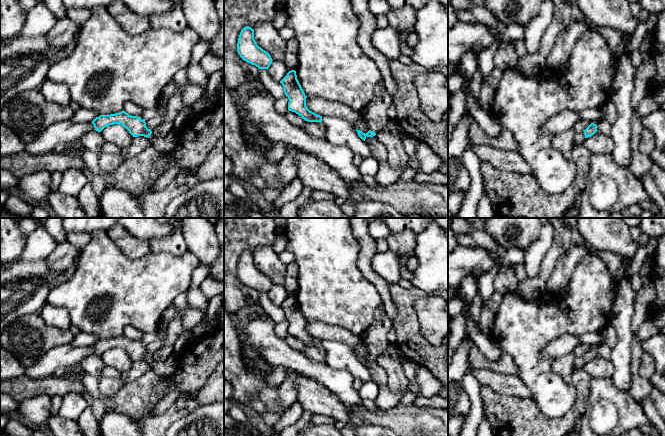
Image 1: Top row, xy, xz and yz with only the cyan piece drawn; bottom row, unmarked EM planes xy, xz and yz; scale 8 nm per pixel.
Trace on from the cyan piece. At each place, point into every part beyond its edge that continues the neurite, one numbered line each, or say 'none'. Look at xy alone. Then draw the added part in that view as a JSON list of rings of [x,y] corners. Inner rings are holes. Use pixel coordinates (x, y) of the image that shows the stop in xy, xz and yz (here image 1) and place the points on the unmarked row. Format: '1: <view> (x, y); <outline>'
1: xy (163, 368); [[[173,352],[165,361],[155,360],[153,357],[147,361],[152,370],[160,376],[168,376],[175,372],[179,365],[180,353]]]

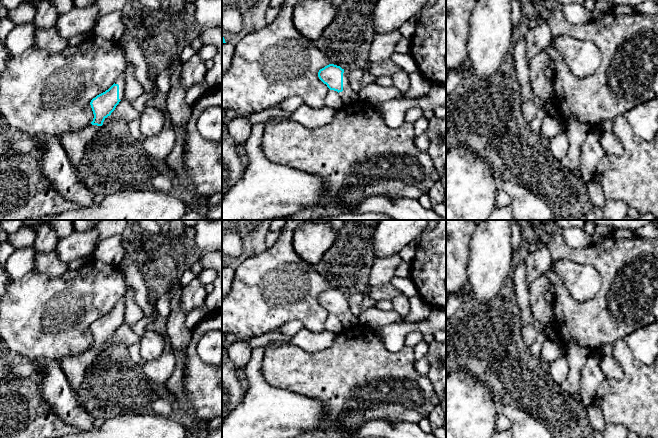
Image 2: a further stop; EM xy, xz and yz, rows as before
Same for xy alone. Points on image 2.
1: xy (120, 304); [[[122,297],[115,305],[115,308],[119,309],[119,323],[124,323],[124,316],[125,316],[125,299]]]

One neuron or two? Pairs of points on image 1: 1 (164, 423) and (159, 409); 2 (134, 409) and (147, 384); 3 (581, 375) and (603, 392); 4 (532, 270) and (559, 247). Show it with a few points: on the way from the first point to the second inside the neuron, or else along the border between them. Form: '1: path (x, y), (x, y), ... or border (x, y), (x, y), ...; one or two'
1: border (174, 403), (158, 416), (153, 413); two
2: path (134, 403), (147, 390); one
3: border (591, 377), (587, 405); two
4: border (552, 242), (542, 259), (539, 272), (527, 278); two

